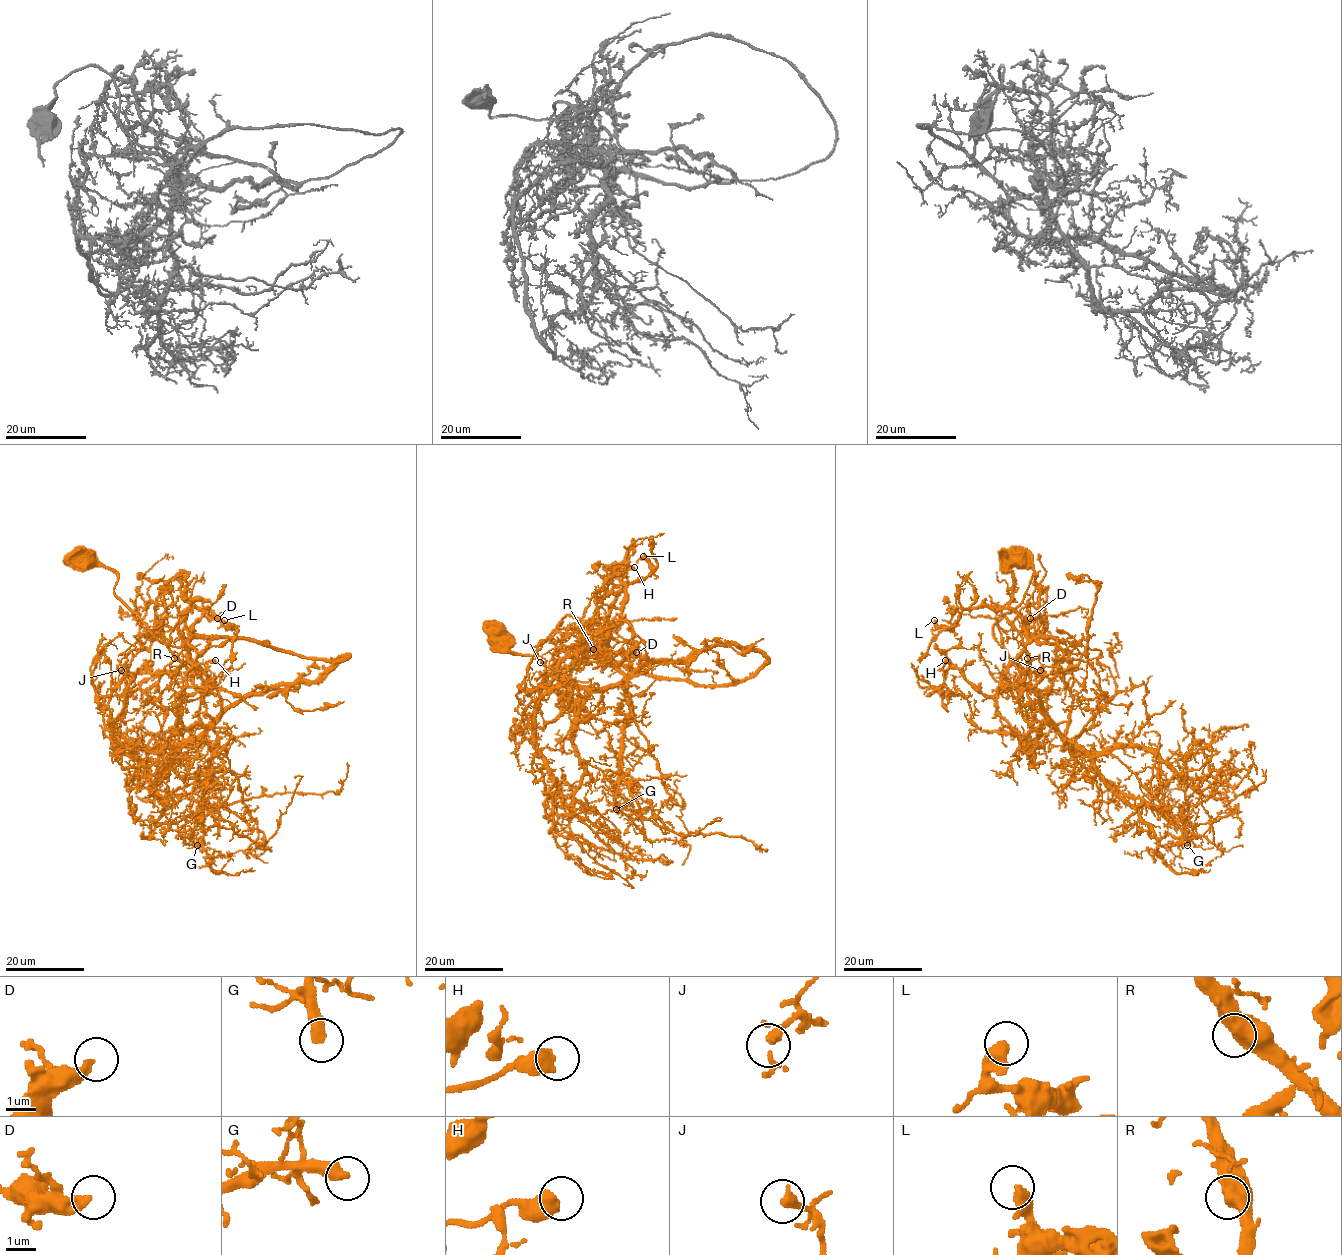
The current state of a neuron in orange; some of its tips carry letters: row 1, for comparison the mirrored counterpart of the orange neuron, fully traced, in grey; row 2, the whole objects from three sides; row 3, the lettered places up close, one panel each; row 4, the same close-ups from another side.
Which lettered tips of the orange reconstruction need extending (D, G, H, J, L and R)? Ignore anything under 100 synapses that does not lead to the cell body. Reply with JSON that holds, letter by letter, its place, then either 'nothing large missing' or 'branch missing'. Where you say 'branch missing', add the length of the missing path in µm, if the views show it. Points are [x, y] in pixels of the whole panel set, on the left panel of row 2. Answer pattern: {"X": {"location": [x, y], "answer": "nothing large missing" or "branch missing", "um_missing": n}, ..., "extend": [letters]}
{"D": {"location": [217, 618], "answer": "nothing large missing"}, "G": {"location": [197, 845], "answer": "branch missing", "um_missing": 25}, "H": {"location": [215, 660], "answer": "nothing large missing"}, "J": {"location": [121, 670], "answer": "nothing large missing"}, "L": {"location": [224, 620], "answer": "nothing large missing"}, "R": {"location": [174, 658], "answer": "nothing large missing"}, "extend": ["G"]}

